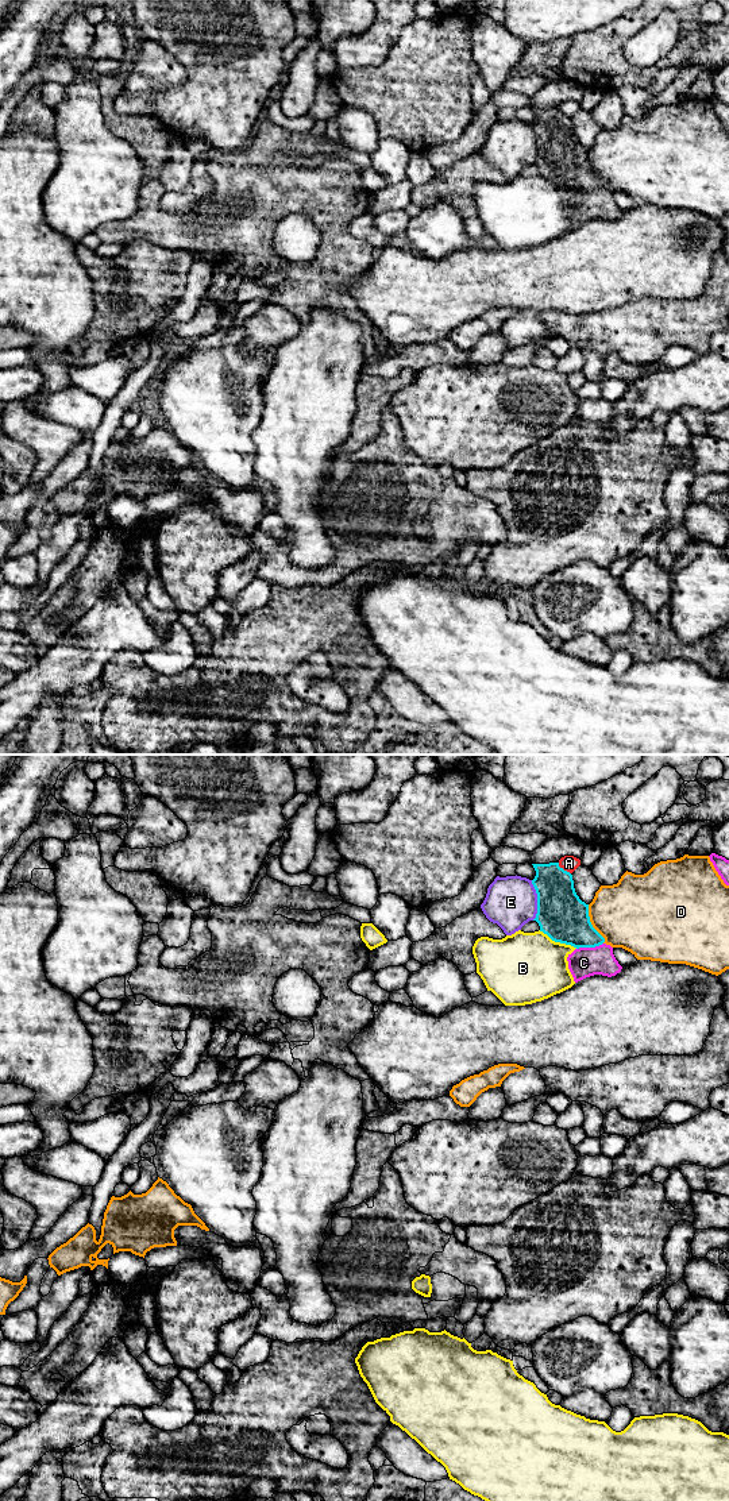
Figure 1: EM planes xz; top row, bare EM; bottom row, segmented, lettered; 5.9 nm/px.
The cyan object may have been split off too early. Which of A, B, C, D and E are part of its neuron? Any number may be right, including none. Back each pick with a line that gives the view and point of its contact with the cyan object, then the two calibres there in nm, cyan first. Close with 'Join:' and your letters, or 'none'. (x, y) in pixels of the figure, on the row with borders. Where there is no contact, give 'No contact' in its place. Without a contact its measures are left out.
C: Touches cyan at xz (589, 946). Thickness 300 nm (cyan) against 180 nm
Join: C

